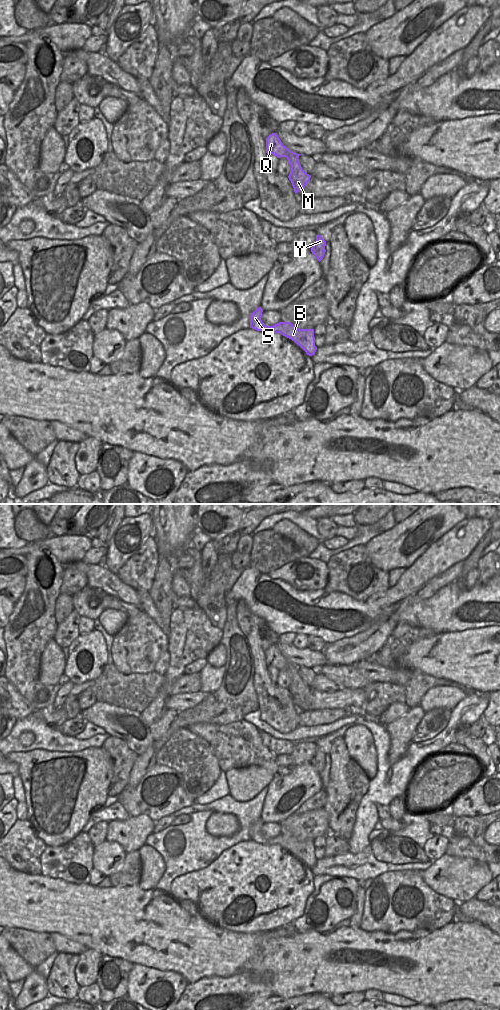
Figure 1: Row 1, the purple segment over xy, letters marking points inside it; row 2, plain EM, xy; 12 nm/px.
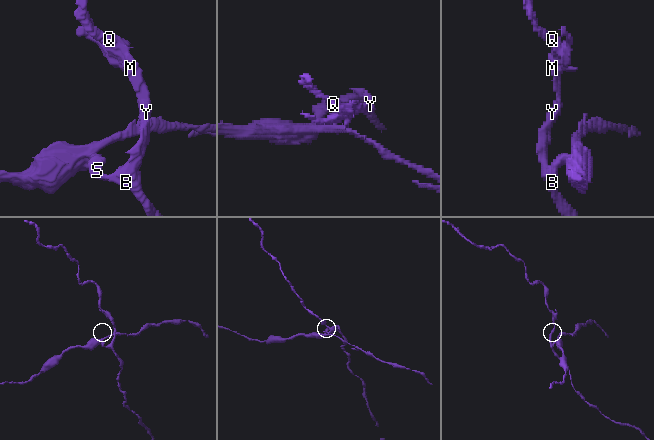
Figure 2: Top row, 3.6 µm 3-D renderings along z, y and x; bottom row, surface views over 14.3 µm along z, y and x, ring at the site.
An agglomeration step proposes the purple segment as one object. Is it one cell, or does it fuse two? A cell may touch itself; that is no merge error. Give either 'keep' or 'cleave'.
cleave

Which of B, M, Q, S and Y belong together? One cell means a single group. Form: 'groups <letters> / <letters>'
groups B M Q Y / S

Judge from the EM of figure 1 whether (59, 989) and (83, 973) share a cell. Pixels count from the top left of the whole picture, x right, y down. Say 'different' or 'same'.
different

